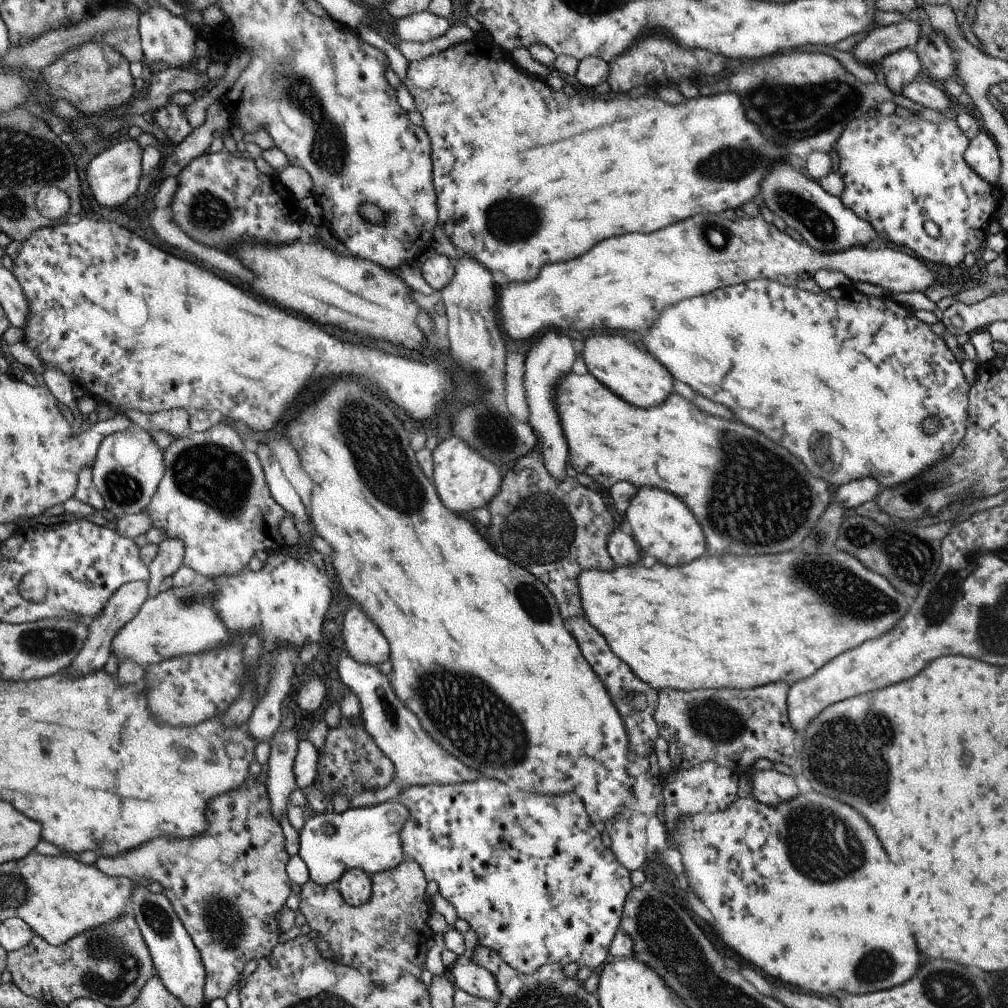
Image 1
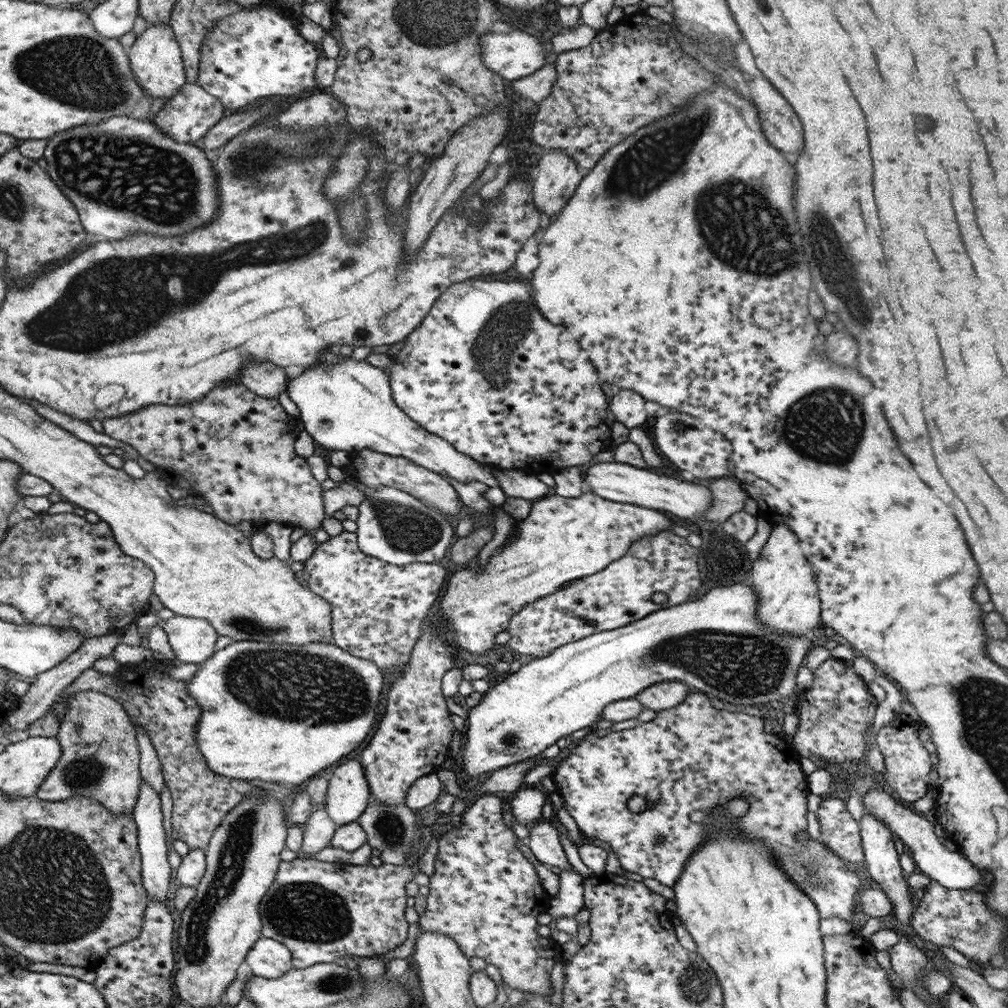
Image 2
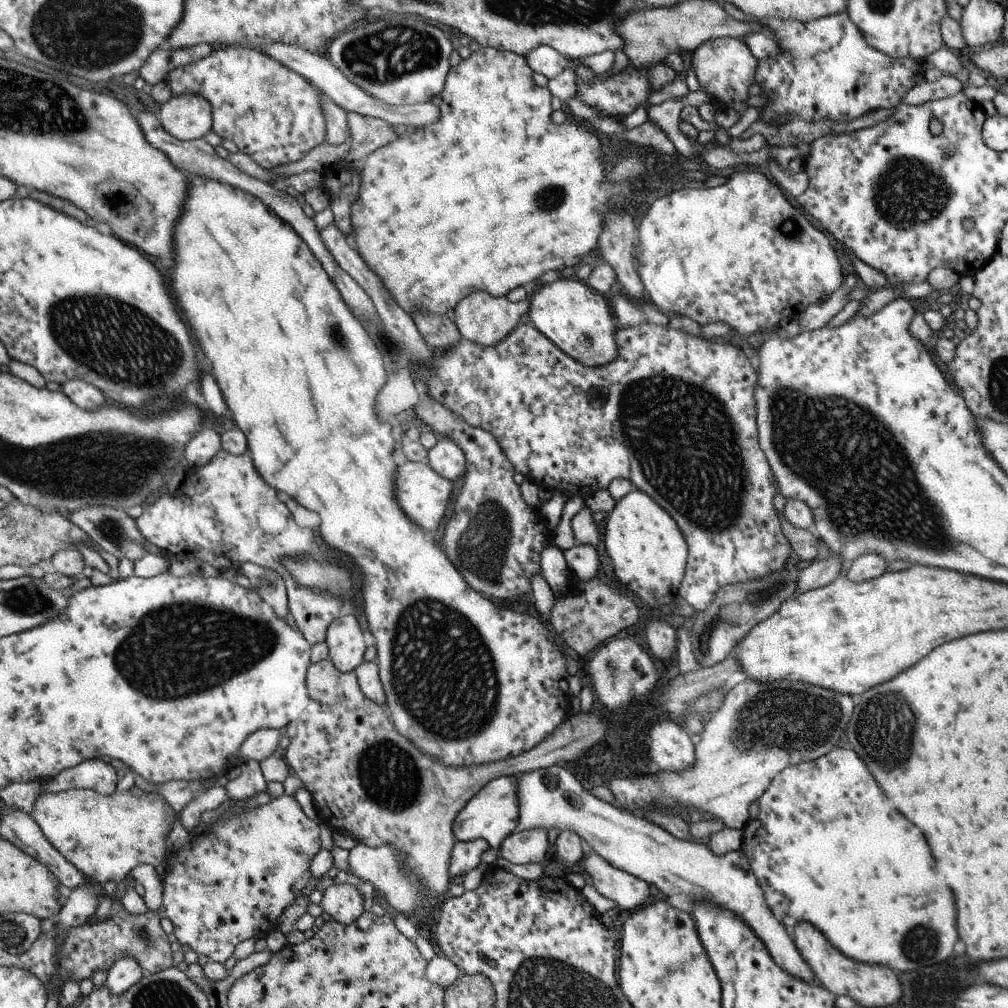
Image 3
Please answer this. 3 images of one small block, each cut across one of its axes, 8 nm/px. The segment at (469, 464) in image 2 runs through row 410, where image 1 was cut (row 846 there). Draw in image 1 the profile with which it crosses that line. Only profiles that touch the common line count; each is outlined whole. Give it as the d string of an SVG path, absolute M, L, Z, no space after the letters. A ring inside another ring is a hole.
M390 799L373 807L356 807L341 813L317 813L304 823L299 832L299 855L306 863L308 879L321 885L335 883L350 869L362 869L373 874L398 866L404 858L401 830L410 818L409 810L398 800Z

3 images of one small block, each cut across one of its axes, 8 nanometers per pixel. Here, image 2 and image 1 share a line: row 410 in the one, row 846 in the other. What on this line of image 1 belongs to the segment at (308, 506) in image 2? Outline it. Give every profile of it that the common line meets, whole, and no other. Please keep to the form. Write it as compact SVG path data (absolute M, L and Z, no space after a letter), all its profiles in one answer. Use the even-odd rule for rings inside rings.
M246 777L245 783L241 787L230 789L228 792L215 796L205 808L205 819L207 827L204 832L196 836L189 837L167 837L166 835L153 838L140 844L136 848L129 851L107 857L99 857L95 864L101 869L103 873L111 877L128 877L133 882L140 880L154 881L164 888L164 895L173 904L175 913L180 917L183 924L187 928L189 935L192 937L194 944L197 945L201 953L202 960L204 960L205 970L207 972L205 977L205 996L208 1003L215 998L224 998L228 994L228 990L236 984L236 978L240 976L240 972L244 970L244 966L256 958L257 960L262 957L267 957L277 946L276 938L279 934L276 932L276 912L286 904L286 898L290 896L290 882L288 882L288 874L286 874L286 862L288 862L288 853L285 847L285 836L280 826L280 820L275 817L275 812L272 811L270 796L267 793L267 786L263 781L263 777Z

